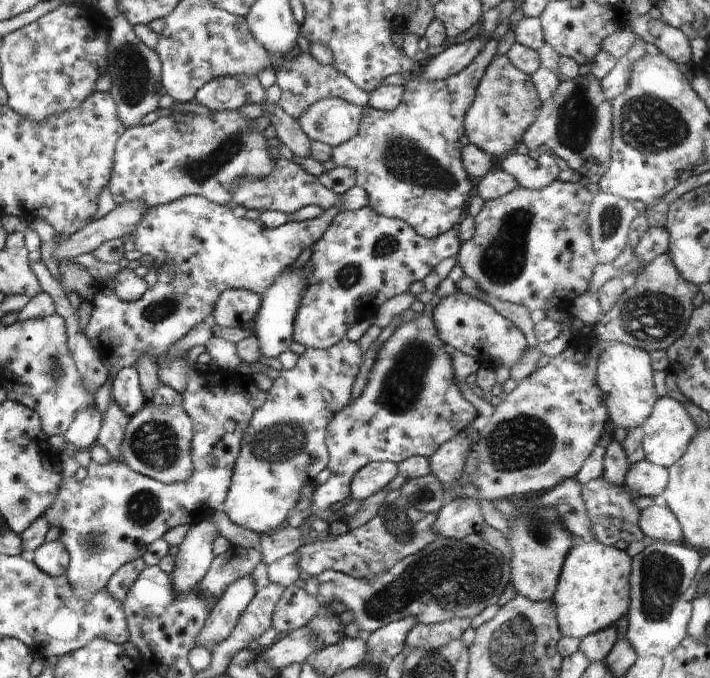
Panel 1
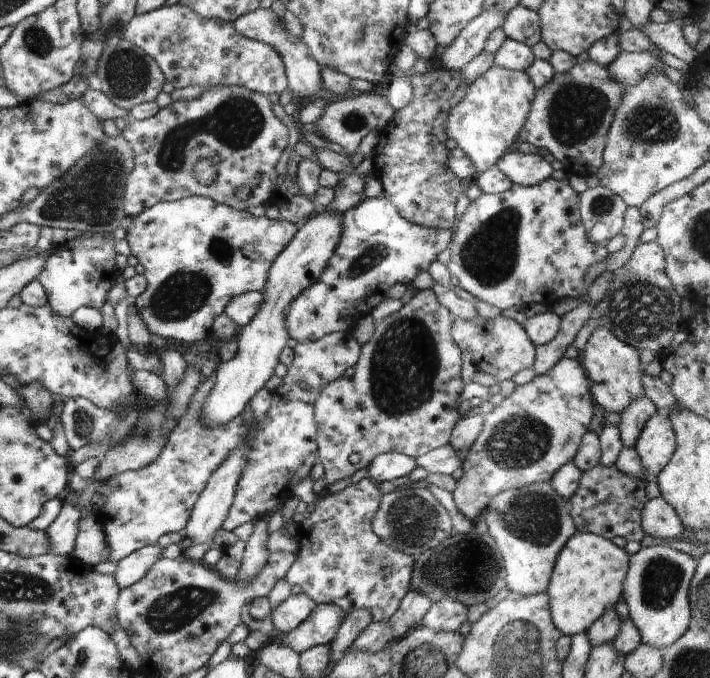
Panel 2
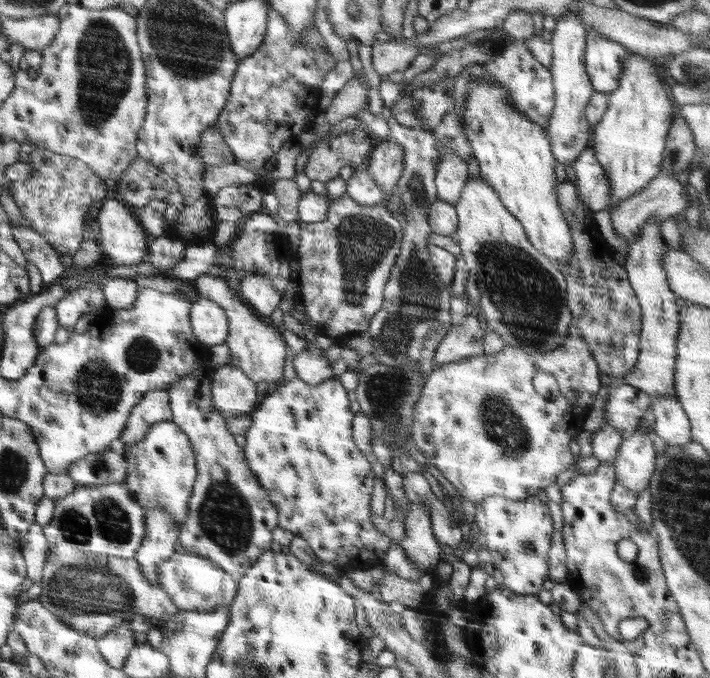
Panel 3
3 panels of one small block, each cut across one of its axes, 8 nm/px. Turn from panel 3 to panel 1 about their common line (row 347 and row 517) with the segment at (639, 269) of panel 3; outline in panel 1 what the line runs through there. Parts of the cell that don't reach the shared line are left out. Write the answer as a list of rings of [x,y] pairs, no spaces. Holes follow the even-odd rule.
[[[662,502],[641,511],[640,530],[650,539],[669,543],[682,543],[683,532],[676,515]]]

